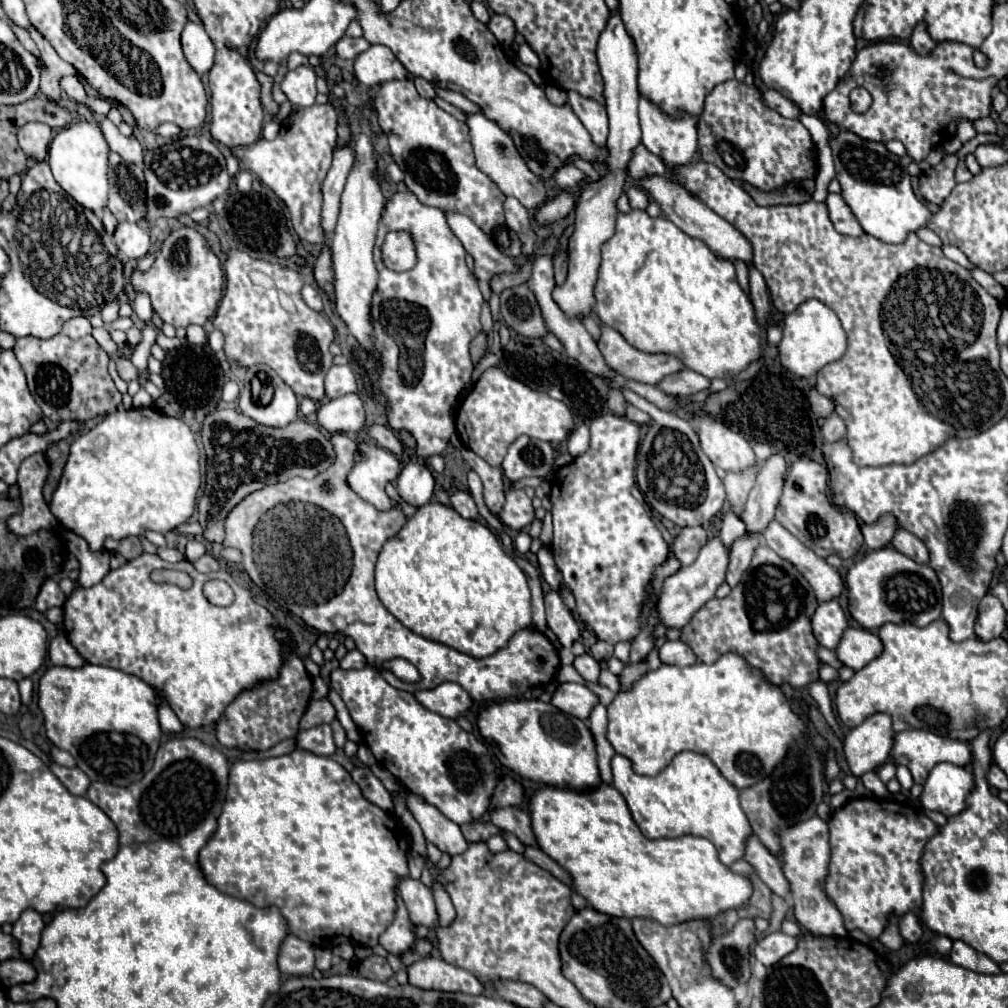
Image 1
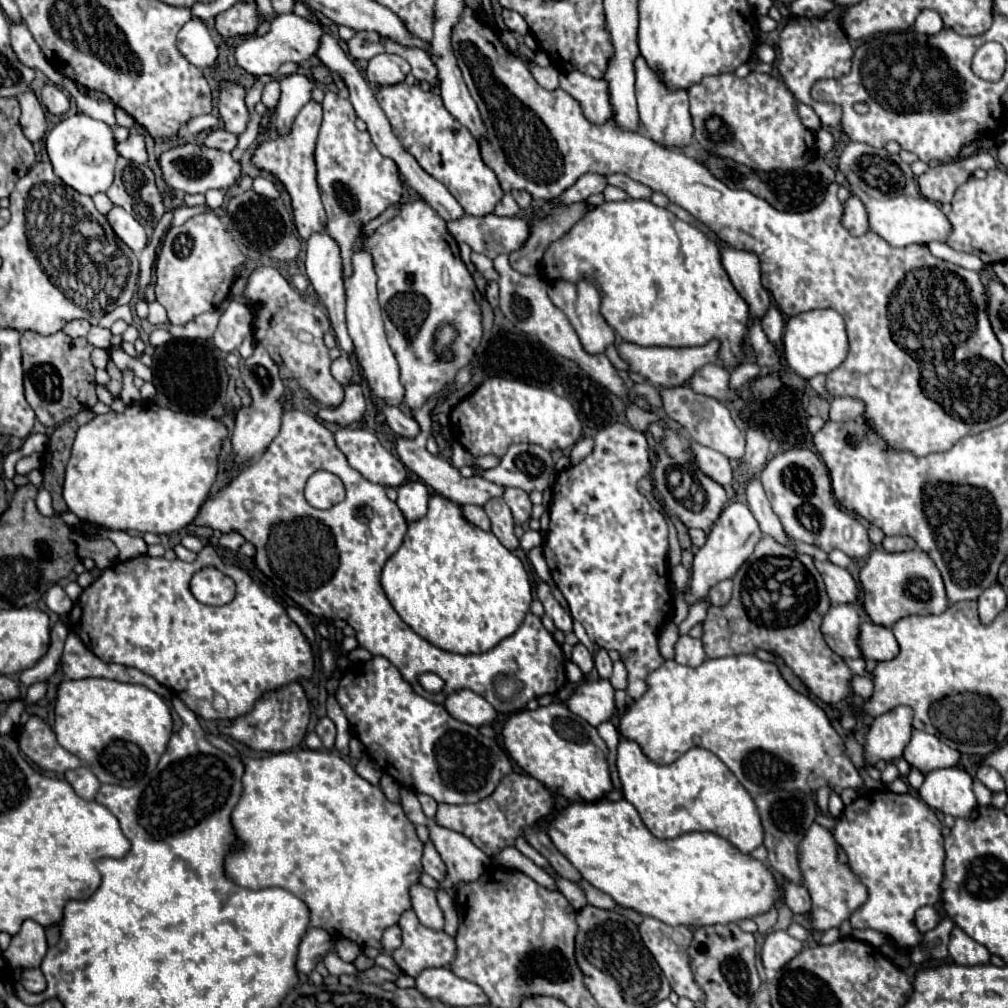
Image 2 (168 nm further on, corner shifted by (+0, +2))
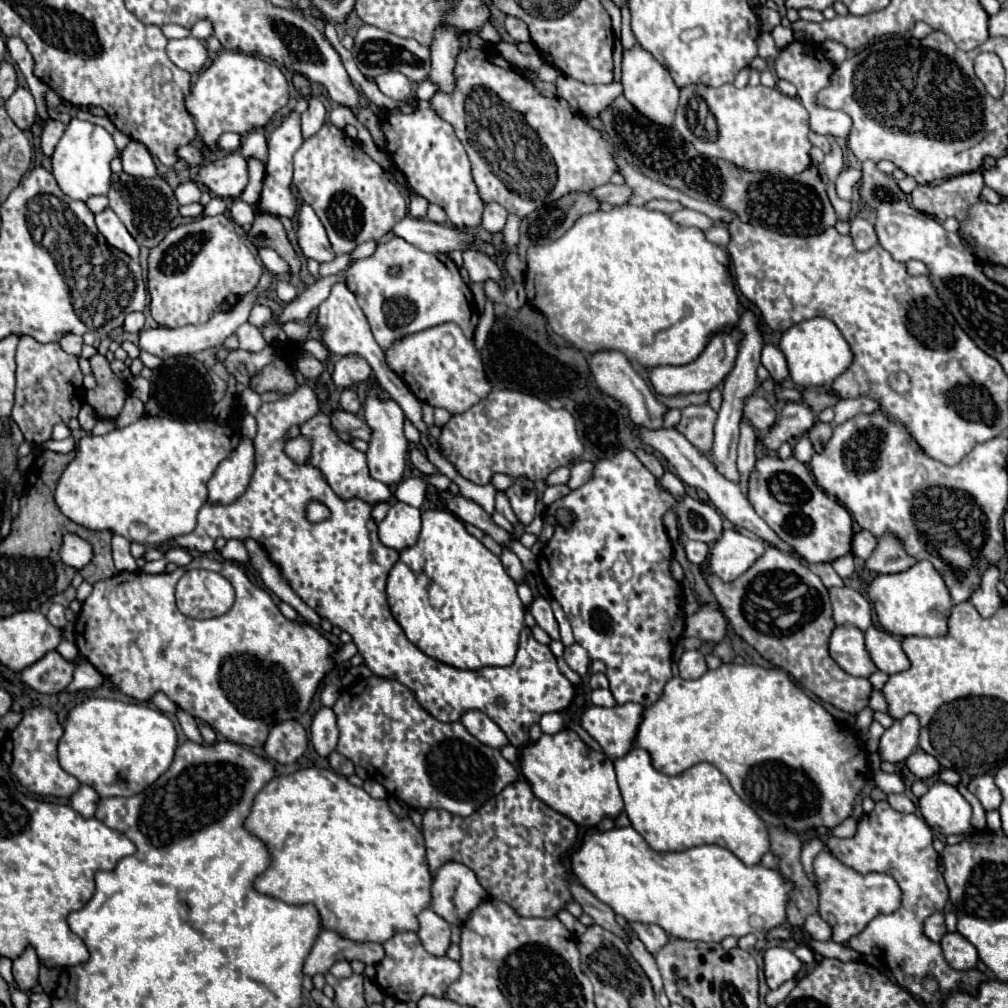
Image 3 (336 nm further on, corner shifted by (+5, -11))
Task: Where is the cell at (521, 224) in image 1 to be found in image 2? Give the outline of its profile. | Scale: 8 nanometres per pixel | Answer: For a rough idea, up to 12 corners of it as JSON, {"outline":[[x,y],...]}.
{"outline":[[511,194],[495,206],[497,216],[515,216],[519,212]]}

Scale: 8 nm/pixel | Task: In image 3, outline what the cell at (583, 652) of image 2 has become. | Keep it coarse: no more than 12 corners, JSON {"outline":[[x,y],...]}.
{"outline":[[578,645],[564,649],[564,661],[580,677],[588,673],[590,657]]}

